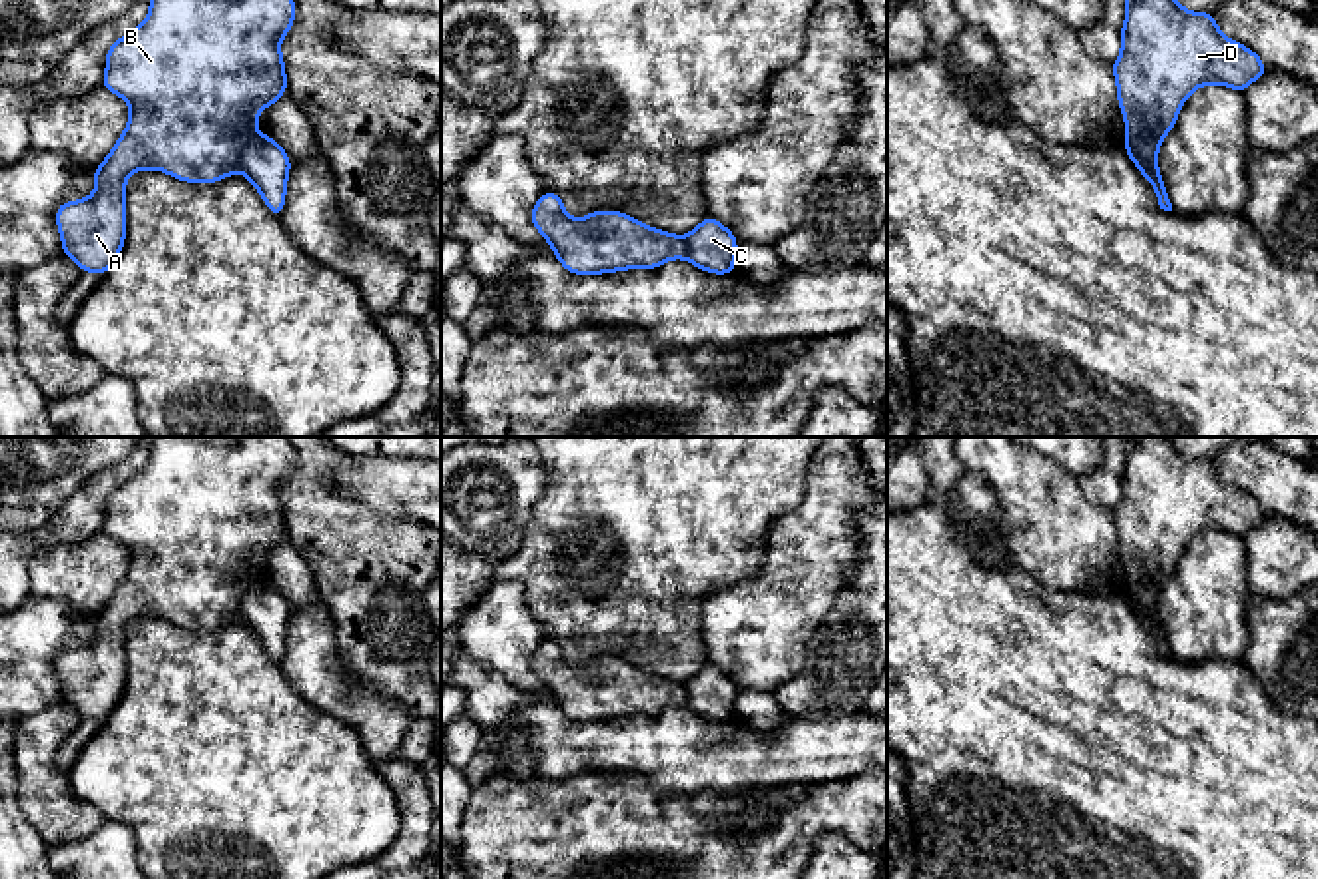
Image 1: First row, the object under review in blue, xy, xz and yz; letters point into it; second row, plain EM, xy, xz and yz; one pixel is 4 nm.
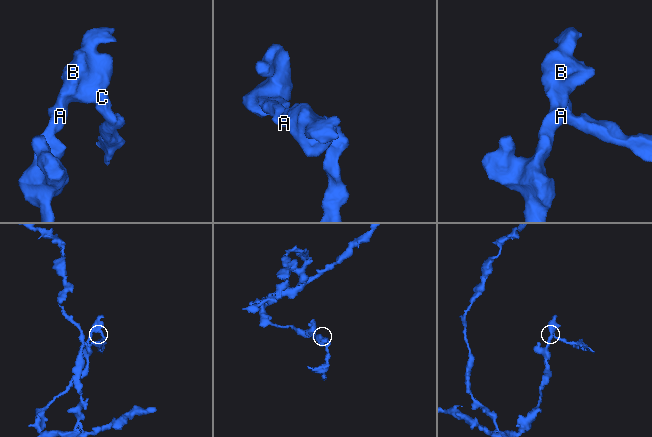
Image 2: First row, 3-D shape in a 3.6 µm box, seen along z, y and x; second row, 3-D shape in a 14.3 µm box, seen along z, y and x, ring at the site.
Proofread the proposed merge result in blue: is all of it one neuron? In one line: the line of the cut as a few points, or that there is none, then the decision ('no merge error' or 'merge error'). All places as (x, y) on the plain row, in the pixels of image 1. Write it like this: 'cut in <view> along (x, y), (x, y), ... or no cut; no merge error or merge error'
cut in xy along (256, 583), (246, 592), (238, 616); merge error

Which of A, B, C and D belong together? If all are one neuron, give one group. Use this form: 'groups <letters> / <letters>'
groups A B D / C

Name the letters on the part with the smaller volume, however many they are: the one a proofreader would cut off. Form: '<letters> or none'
C

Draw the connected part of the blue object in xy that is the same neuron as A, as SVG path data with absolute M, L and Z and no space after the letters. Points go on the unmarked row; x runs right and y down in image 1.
M148 437L148 464L106 498L106 536L130 552L126 576L94 616L96 636L80 648L60 650L56 672L66 700L80 718L102 724L116 708L126 686L126 624L156 616L185 630L215 630L239 618L245 592L255 584L257 562L287 538L279 488L295 468L295 446L287 437Z

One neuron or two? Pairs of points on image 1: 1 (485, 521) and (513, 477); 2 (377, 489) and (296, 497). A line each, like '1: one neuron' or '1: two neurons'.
1: one neuron
2: two neurons

